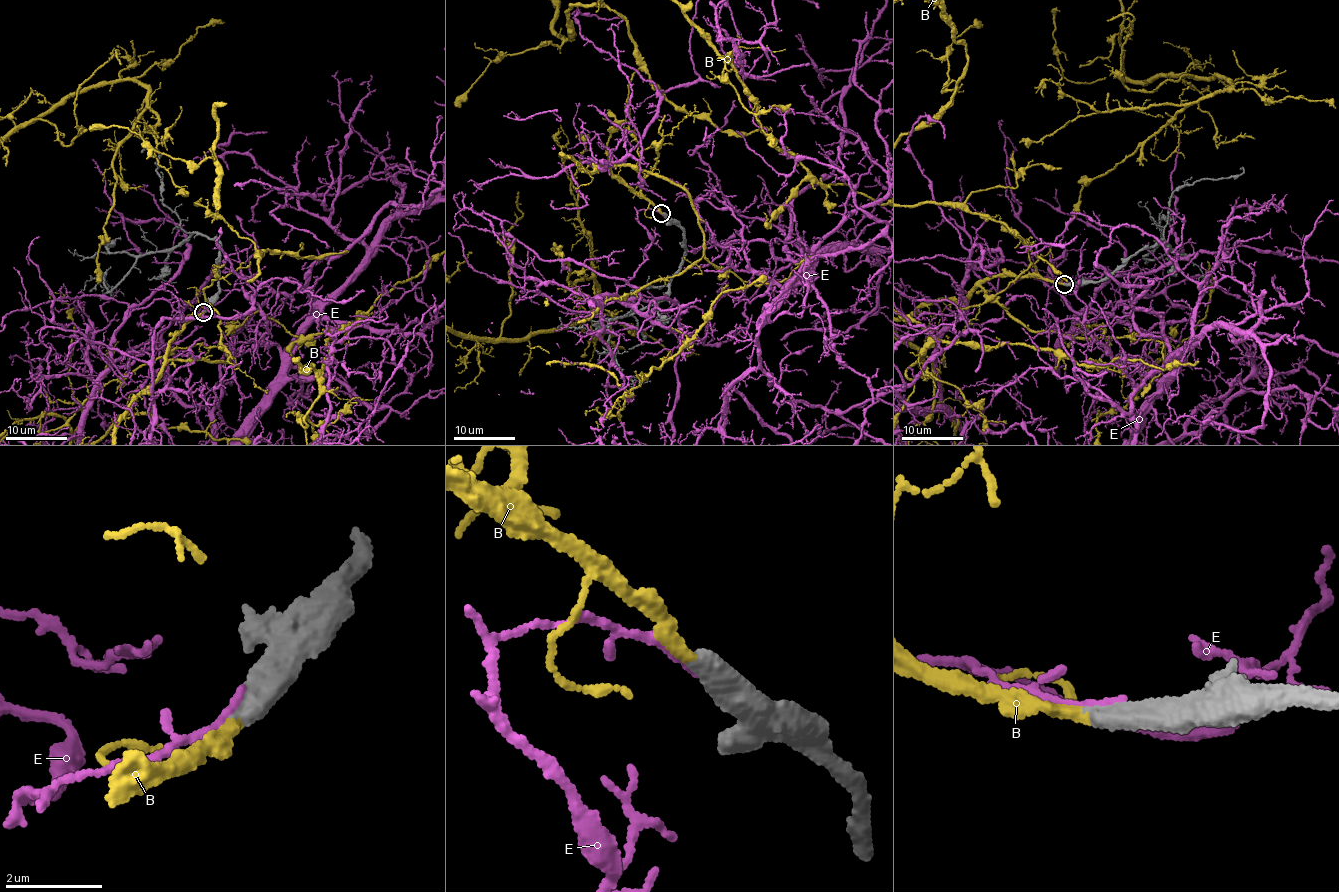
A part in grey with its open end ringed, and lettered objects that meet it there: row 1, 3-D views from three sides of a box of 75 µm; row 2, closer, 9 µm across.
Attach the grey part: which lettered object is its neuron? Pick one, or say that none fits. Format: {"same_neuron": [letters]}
{"same_neuron": ["B"]}

